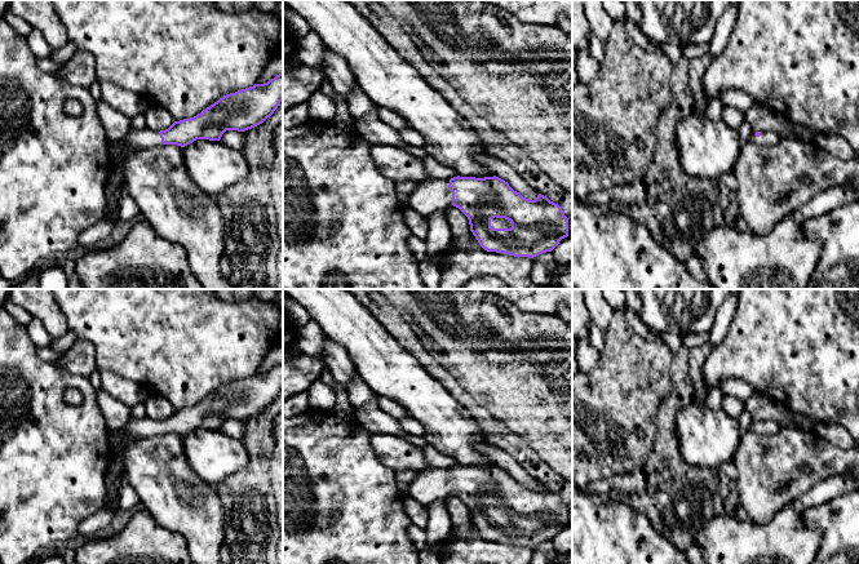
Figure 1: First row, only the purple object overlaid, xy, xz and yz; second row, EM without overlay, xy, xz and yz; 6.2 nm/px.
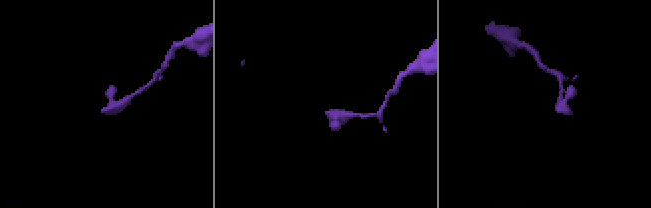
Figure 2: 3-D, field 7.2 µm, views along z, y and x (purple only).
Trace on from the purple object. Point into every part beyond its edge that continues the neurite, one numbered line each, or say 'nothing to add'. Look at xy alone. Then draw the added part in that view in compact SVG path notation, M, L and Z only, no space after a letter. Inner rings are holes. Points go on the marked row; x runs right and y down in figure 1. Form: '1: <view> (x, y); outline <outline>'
1: xy (136, 138); outline M130 126L129 130L119 138L119 143L123 148L129 150L150 148L163 145L159 132L147 126L142 129Z

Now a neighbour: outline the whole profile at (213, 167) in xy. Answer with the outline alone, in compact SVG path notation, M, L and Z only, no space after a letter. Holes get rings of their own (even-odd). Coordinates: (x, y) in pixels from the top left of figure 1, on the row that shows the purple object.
M196 139L182 148L190 179L209 196L225 192L248 176L244 155L221 141Z

